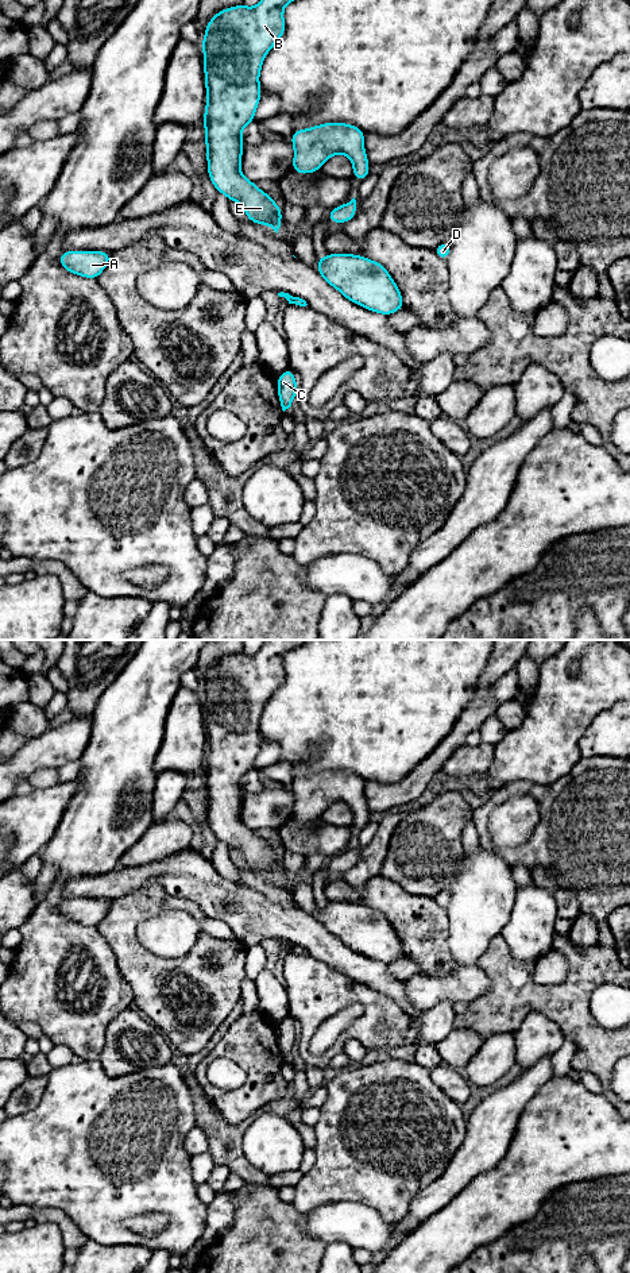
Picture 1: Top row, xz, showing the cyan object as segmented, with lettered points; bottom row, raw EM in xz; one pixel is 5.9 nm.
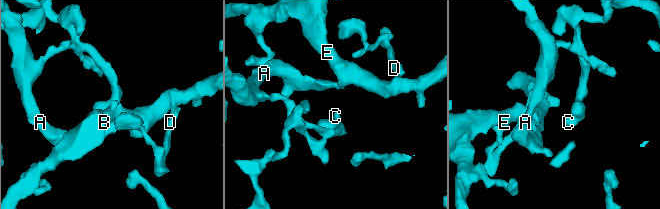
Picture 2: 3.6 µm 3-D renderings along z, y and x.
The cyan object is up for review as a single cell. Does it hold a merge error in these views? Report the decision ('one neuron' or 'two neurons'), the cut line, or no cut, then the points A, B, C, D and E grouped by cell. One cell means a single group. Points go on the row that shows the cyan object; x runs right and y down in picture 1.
two neurons | xz (292, 297), (293, 303) | A C / B D E

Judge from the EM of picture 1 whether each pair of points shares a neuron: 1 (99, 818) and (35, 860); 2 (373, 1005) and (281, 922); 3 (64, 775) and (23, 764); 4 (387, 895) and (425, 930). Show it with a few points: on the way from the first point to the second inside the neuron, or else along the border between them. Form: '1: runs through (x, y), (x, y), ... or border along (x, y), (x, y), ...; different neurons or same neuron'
1: border along (38, 853), (43, 863); different neurons
2: border along (306, 953), (358, 982); different neurons
3: border along (77, 759), (64, 763), (57, 768); different neurons
4: runs through (397, 905), (416, 921); same neuron

